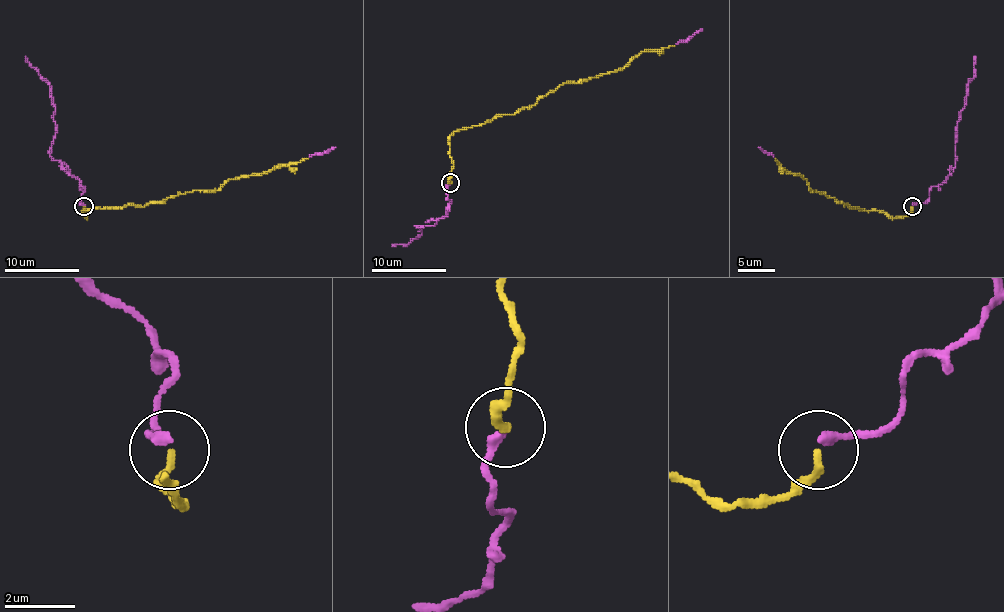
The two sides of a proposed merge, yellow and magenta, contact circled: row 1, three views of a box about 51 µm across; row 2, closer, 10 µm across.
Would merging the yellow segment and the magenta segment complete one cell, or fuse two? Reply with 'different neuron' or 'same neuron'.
same neuron

